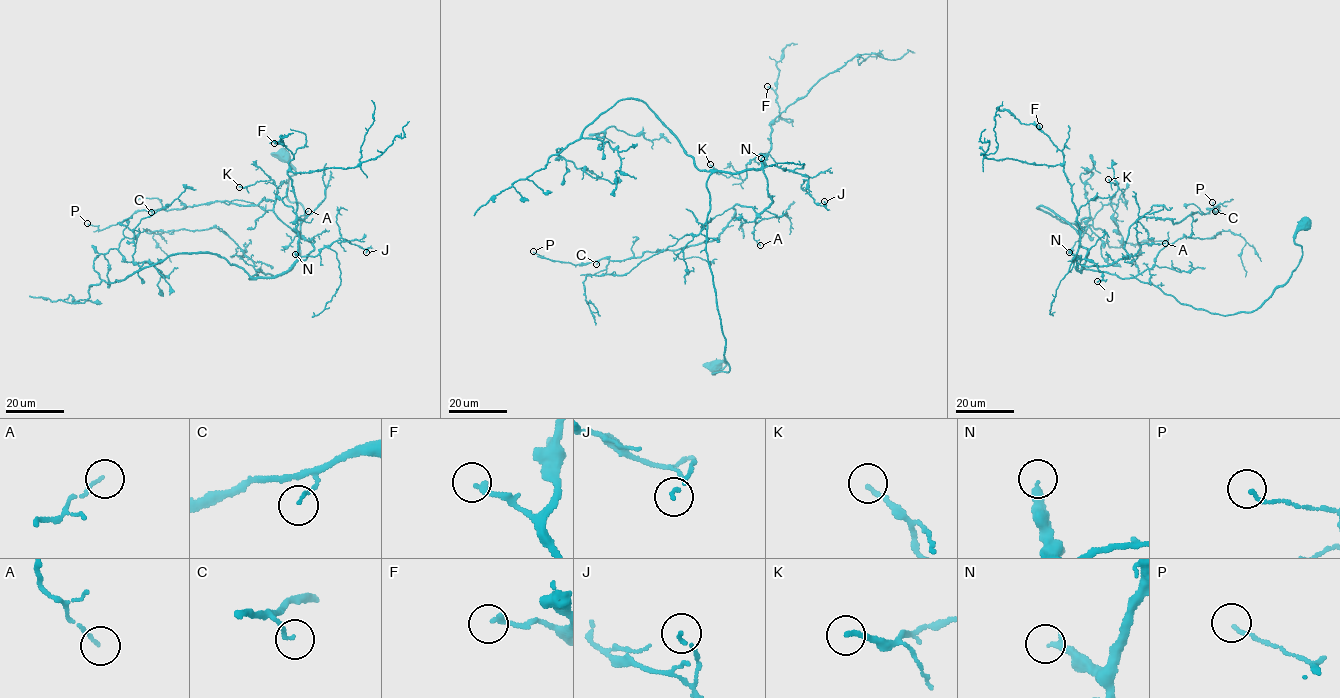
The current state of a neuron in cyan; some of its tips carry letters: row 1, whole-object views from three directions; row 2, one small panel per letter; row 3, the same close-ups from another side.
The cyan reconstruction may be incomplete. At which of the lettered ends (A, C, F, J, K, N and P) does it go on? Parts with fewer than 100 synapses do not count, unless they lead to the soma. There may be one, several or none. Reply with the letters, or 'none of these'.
N

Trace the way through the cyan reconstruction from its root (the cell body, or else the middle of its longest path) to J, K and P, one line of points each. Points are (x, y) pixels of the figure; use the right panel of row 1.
J: (1304, 223), (1299, 264), (1250, 312), (1195, 309), (1135, 278), (1080, 273), (1073, 259), (1093, 260), (1097, 281)
K: (1304, 223), (1285, 283), (1250, 312), (1210, 313), (1135, 278), (1077, 270), (1079, 209), (1113, 194), (1108, 179)
P: (1304, 223), (1299, 264), (1250, 312), (1077, 270), (1124, 258), (1140, 217), (1174, 223), (1212, 202)

